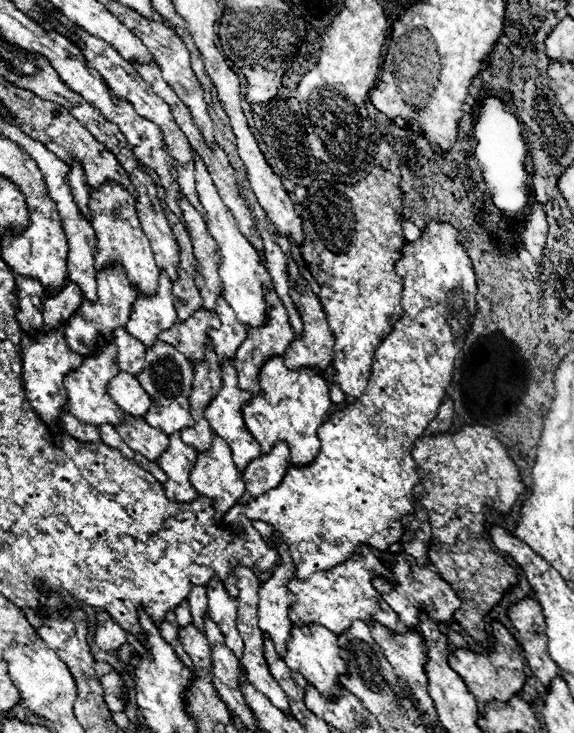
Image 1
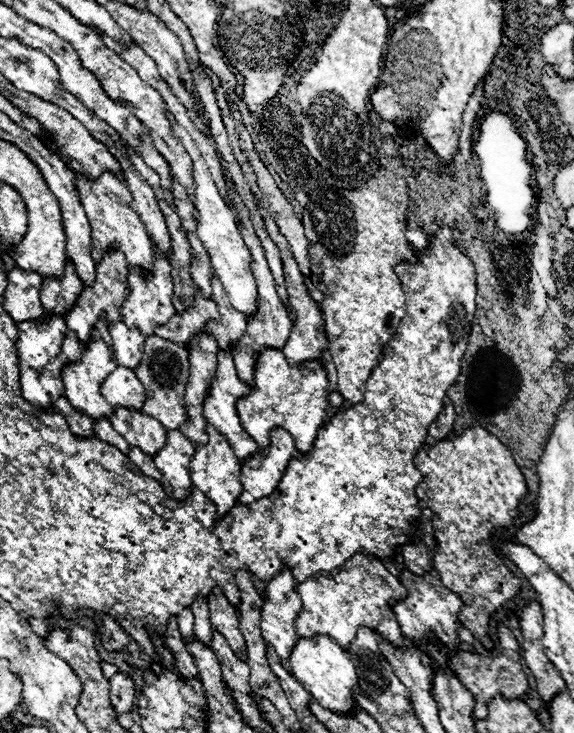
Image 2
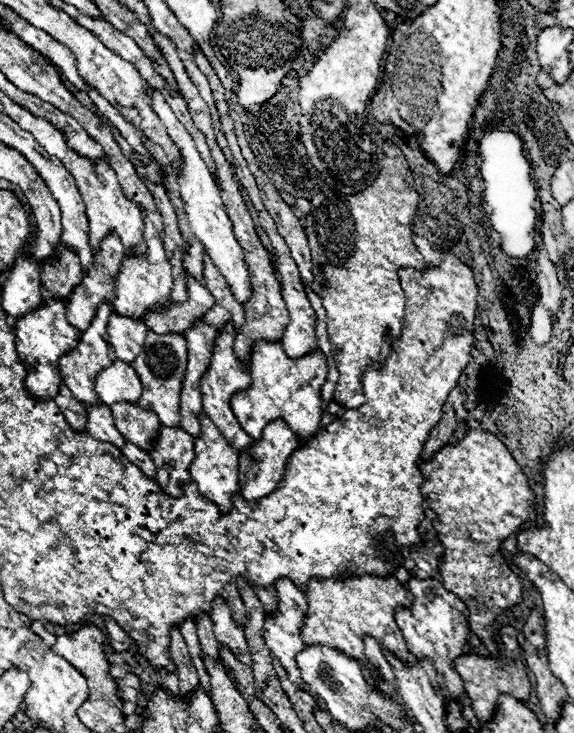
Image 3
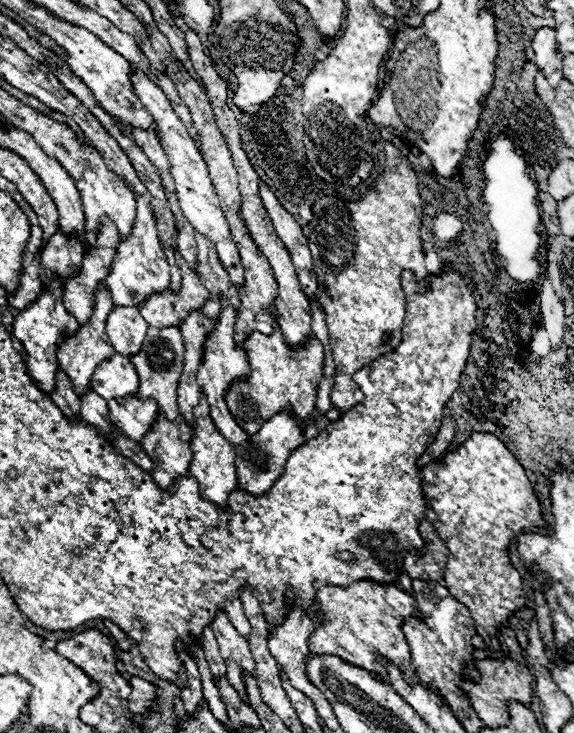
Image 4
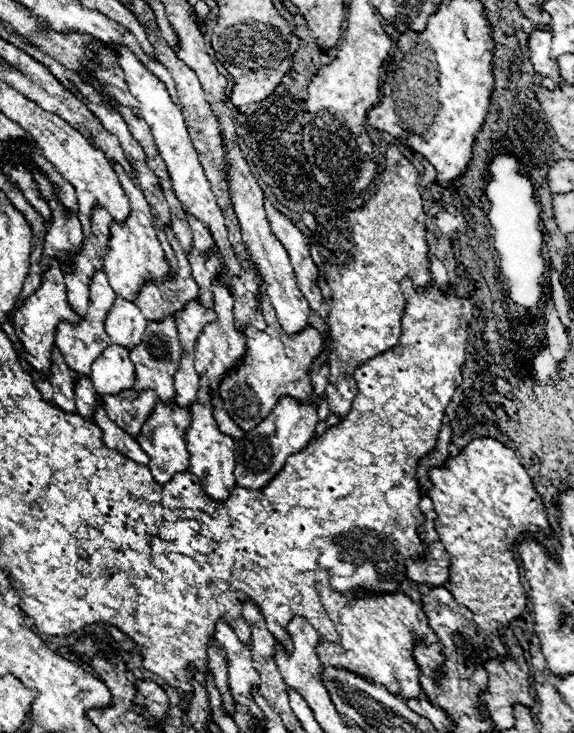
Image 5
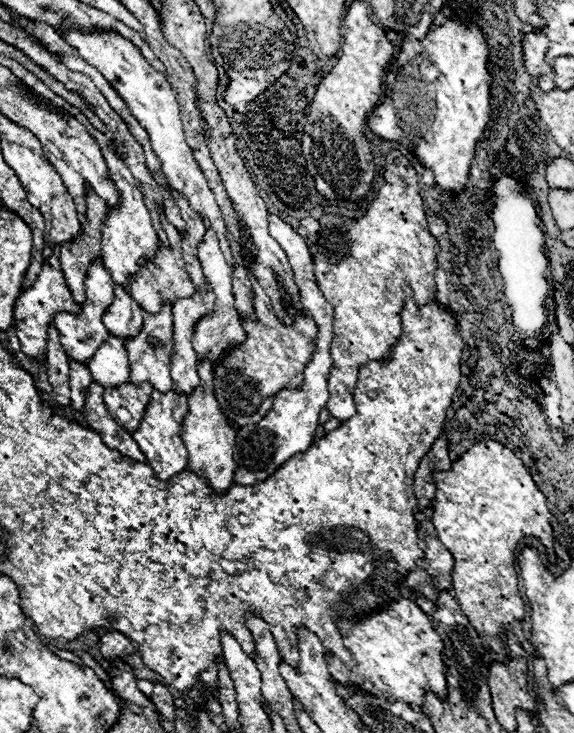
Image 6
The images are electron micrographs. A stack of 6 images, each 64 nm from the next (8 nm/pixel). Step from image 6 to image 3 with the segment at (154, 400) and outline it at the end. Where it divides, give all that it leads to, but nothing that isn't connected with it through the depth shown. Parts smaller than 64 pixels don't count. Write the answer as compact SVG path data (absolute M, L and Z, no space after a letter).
M162 426L158 438L148 450L150 458L156 462L156 482L172 496L182 494L180 484L190 480L190 464L194 460L194 438L184 428Z

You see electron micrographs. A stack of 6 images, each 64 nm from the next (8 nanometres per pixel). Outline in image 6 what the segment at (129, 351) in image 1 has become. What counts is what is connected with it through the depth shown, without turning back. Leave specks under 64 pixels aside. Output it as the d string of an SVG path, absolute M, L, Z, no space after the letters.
M114 284L114 298L104 310L104 326L110 334L118 338L136 336L142 326L142 308L140 304L118 284Z

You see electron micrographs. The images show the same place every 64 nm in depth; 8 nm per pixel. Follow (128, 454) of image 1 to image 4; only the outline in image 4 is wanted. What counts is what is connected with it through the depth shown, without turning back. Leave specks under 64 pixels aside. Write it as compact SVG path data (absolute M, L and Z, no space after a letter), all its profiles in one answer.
M88 390L88 394L80 396L80 416L84 422L96 426L102 436L108 436L110 430L114 430L110 418L108 418L108 408L104 398L100 398L96 392Z

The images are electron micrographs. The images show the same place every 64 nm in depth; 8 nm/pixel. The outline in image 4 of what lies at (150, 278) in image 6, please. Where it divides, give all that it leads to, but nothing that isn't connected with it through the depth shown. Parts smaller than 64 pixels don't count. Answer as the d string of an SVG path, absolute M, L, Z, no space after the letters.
M176 252L176 262L180 264L180 272L182 272L182 286L180 292L172 292L170 288L156 292L152 296L148 296L144 302L140 302L140 312L142 318L156 328L164 328L164 326L178 326L182 318L186 318L190 314L190 310L194 308L202 308L202 304L206 302L206 288L200 284L200 280L196 278L194 270L190 270L190 266L186 264L186 260Z

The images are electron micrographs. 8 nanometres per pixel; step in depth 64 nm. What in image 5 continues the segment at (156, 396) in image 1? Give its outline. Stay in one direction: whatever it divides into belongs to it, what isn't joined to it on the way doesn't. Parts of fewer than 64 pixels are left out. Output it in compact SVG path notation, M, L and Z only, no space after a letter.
M166 316L160 322L146 322L146 330L144 330L144 338L140 340L140 346L136 344L134 348L130 348L130 358L134 362L134 390L154 390L160 398L164 398L164 402L172 404L174 400L174 372L178 368L178 358L182 356L182 348L178 344L178 330L174 324L174 318Z

